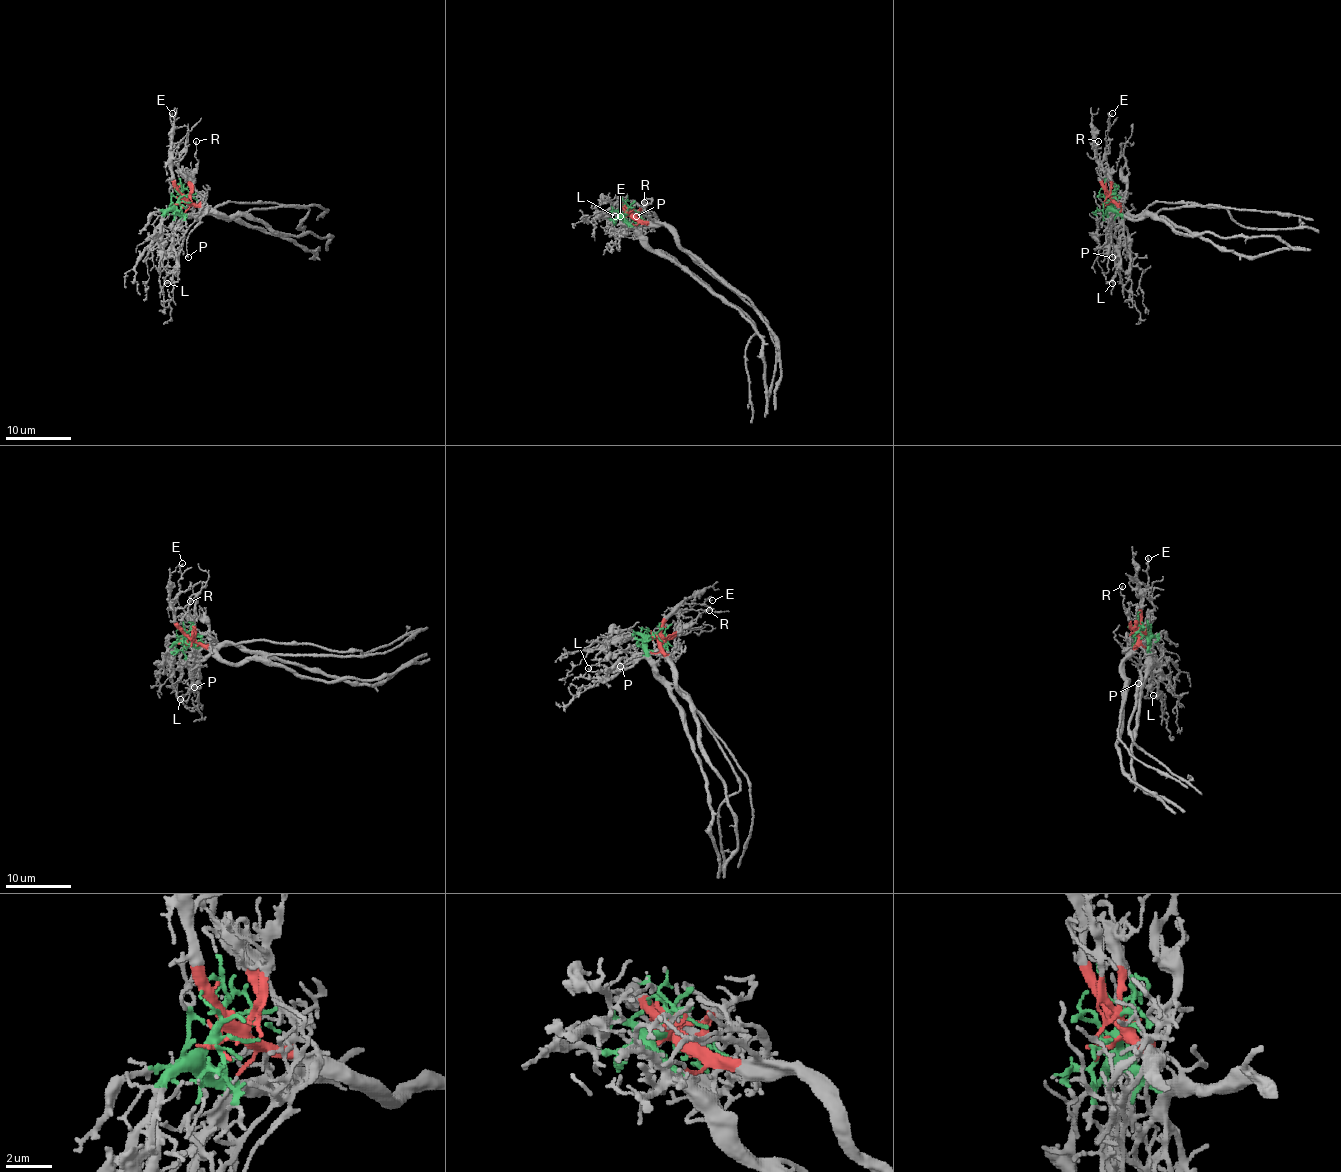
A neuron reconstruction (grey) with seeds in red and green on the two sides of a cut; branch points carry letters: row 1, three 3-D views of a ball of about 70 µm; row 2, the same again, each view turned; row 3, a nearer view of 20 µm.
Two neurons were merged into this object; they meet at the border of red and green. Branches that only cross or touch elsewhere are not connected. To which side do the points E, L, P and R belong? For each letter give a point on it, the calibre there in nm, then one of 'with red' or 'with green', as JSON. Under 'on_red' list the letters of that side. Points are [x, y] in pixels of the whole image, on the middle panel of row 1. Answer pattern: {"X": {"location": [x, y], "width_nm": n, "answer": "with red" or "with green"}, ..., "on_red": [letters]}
{"E": {"location": [620, 216], "width_nm": 100, "answer": "with red"}, "L": {"location": [615, 216], "width_nm": 110, "answer": "with green"}, "P": {"location": [636, 216], "width_nm": 130, "answer": "with green"}, "R": {"location": [644, 202], "width_nm": 120, "answer": "with red"}, "on_red": ["E", "R"]}

